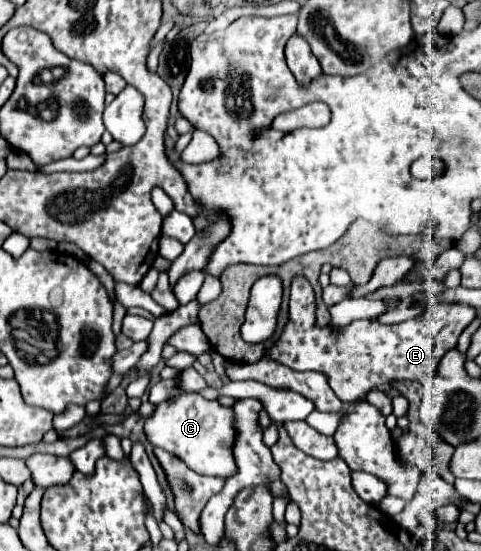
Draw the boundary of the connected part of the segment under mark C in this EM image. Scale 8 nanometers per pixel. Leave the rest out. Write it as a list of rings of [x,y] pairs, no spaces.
[[[183,393],[177,399],[155,405],[155,411],[145,421],[145,435],[151,445],[175,453],[197,473],[217,477],[235,475],[235,461],[231,453],[235,437],[233,413],[229,407],[223,407],[217,401],[207,401],[199,393]]]

